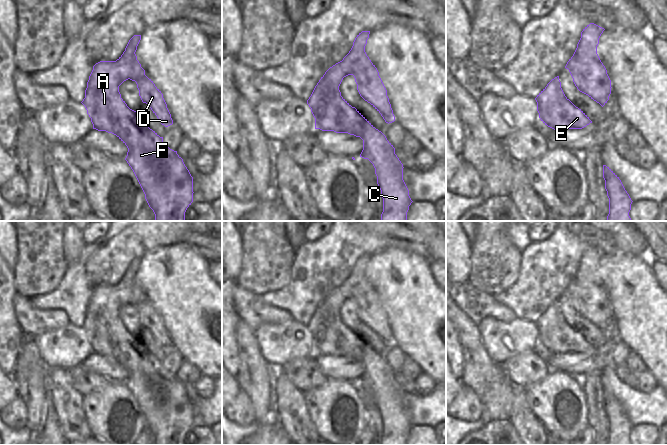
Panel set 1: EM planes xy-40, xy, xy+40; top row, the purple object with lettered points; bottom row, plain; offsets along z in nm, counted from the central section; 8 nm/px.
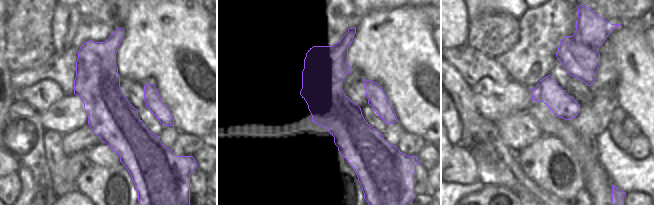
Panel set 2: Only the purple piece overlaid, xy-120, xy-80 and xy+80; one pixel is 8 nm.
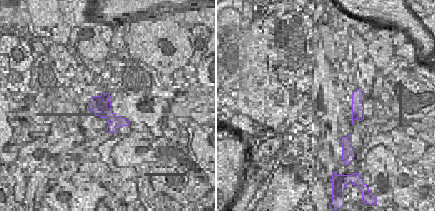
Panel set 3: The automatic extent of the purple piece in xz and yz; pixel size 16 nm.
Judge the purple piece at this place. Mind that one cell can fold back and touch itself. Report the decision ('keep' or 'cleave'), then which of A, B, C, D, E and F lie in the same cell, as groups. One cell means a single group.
cleave; A C E F / B D

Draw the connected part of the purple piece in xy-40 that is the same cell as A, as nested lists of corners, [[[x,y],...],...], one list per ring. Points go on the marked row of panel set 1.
[[[126,51],[116,61],[100,61],[93,66],[87,82],[85,98],[81,102],[91,118],[93,129],[116,135],[128,148],[125,160],[133,170],[149,207],[155,214],[155,221],[185,221],[185,212],[193,202],[193,177],[177,151],[170,149],[155,131],[150,129],[137,111],[130,109],[121,98],[119,86],[126,80],[136,81],[145,76],[142,67],[133,64],[133,58]]]

